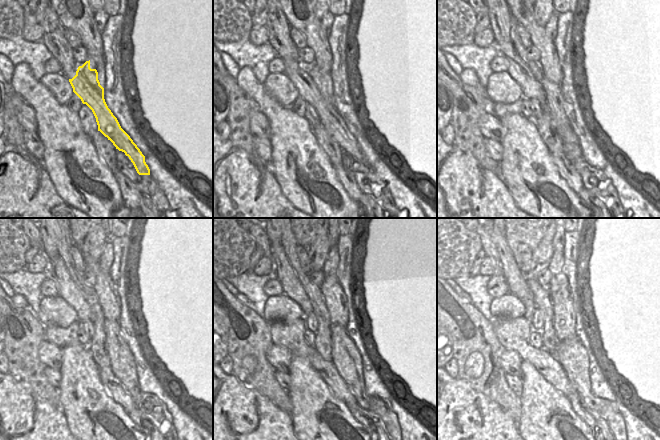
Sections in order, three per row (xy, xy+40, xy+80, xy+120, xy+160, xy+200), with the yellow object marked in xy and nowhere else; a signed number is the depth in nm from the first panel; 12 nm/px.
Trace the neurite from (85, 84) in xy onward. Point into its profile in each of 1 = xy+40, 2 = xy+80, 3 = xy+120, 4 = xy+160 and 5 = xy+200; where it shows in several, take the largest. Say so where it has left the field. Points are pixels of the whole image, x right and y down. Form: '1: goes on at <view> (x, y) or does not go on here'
1: goes on at xy+40 (309, 82)
2: goes on at xy+80 (542, 91)
3: goes on at xy+120 (67, 289)
4: goes on at xy+160 (283, 272)
5: goes on at xy+200 (515, 279)

